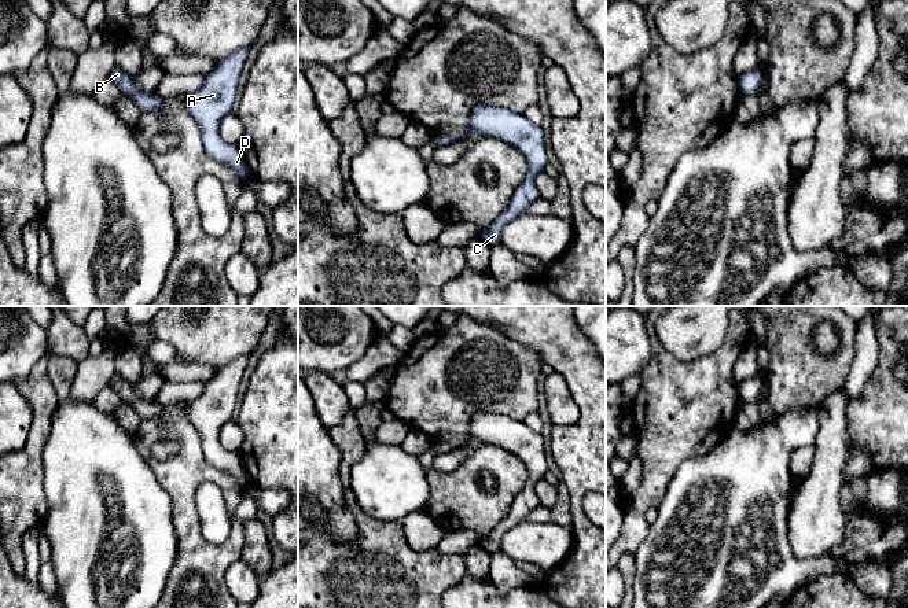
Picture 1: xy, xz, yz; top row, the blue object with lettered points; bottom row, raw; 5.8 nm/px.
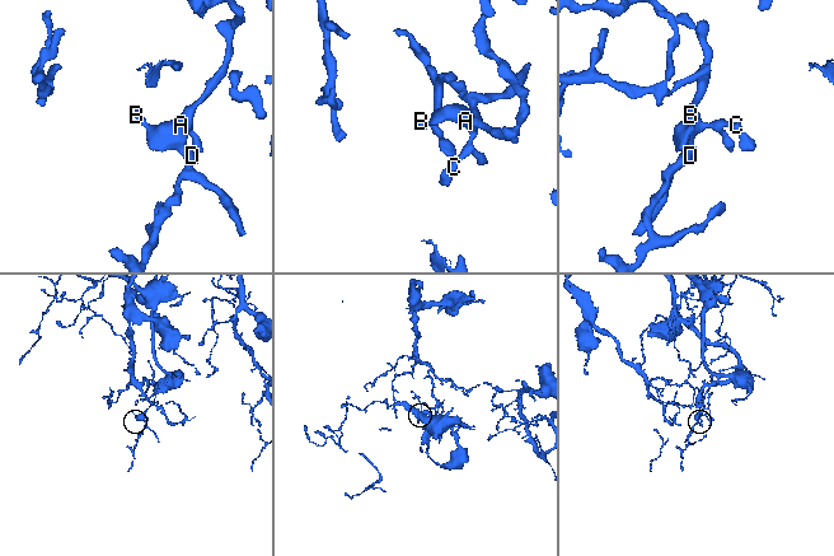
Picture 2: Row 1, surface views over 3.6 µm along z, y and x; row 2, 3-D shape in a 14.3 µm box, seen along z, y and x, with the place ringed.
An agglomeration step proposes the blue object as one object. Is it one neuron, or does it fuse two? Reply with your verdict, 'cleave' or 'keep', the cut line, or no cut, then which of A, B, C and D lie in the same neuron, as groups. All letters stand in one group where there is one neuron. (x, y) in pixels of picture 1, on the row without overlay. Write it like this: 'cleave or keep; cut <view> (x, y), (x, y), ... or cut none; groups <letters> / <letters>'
keep; cut none; groups A B C D

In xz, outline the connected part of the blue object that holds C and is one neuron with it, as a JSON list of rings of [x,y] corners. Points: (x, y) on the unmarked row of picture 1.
[[[478,412],[470,421],[470,432],[460,443],[435,442],[433,450],[444,454],[481,441],[517,456],[527,468],[529,479],[522,491],[514,498],[508,515],[478,545],[489,554],[501,550],[501,537],[540,506],[534,493],[536,483],[544,479],[547,469],[545,443],[541,434],[529,428],[523,421],[501,413]]]

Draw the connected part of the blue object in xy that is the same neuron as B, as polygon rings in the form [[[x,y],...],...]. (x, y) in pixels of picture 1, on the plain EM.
[[[114,373],[110,380],[111,387],[118,393],[122,402],[130,405],[141,421],[161,419],[165,410],[165,405],[158,402],[146,402],[140,399],[129,382],[122,379],[118,373]]]

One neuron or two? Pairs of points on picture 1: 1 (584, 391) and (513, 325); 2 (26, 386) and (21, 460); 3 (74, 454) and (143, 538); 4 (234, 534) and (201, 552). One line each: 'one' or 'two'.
1: one
2: one
3: one
4: one

